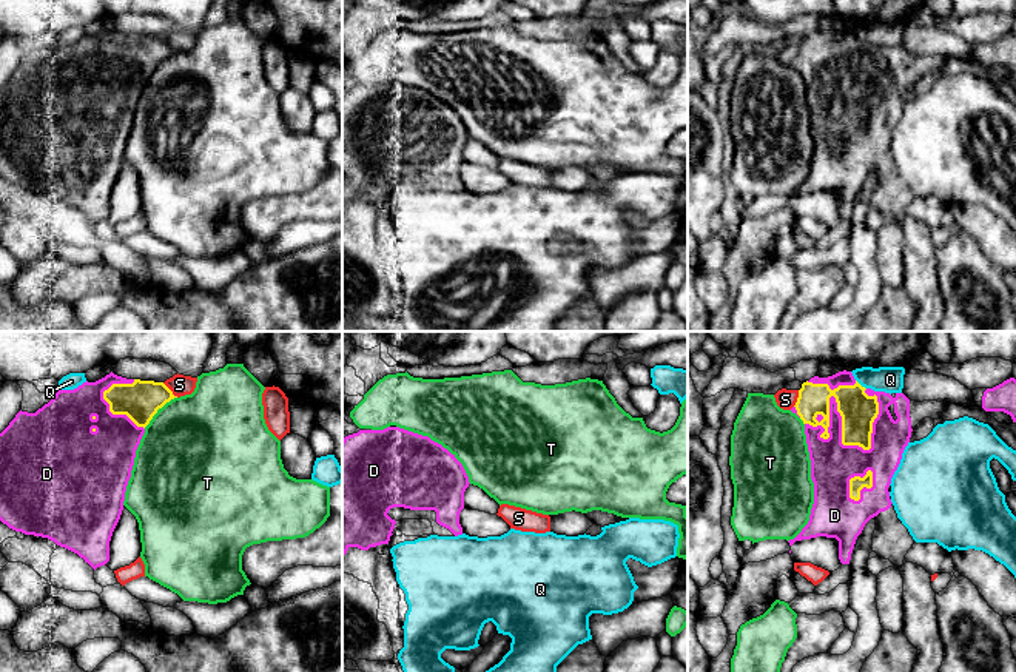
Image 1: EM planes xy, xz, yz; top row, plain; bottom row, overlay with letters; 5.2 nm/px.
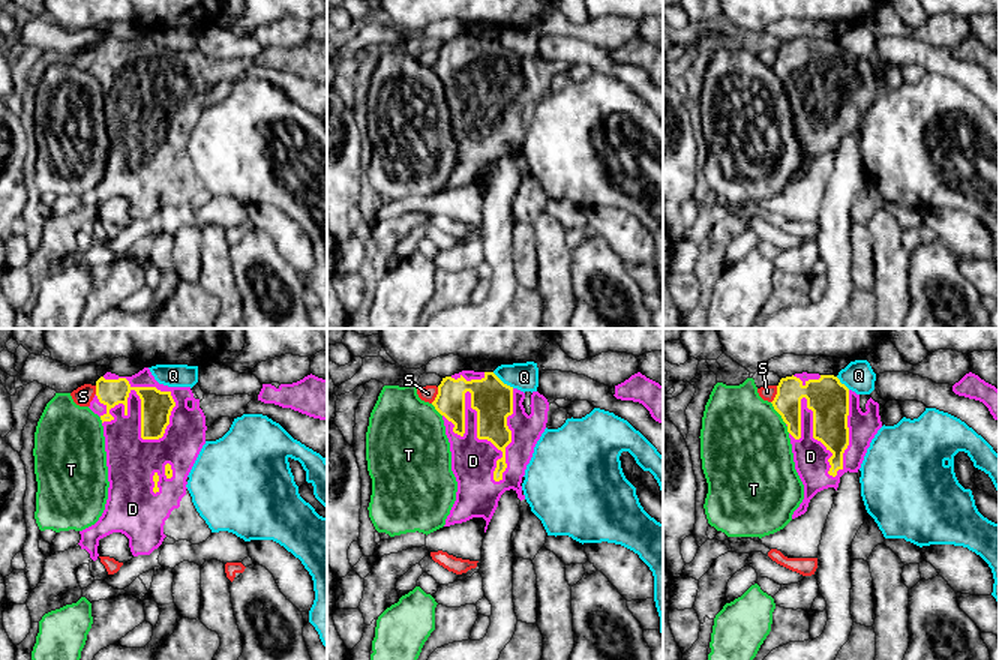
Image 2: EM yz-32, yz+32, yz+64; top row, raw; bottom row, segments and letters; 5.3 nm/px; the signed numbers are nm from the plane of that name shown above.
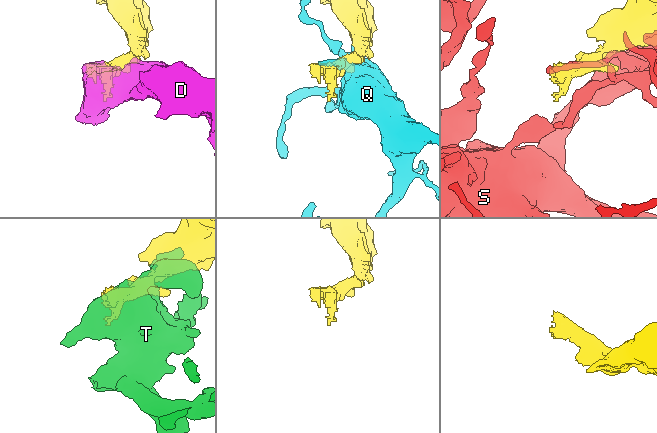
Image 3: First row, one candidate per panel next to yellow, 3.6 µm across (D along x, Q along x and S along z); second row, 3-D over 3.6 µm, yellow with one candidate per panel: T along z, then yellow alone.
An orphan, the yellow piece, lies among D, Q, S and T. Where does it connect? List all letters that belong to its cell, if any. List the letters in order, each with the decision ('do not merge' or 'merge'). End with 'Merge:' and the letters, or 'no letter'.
D: merge
Q: do not merge
S: do not merge
T: do not merge
Merge: D

